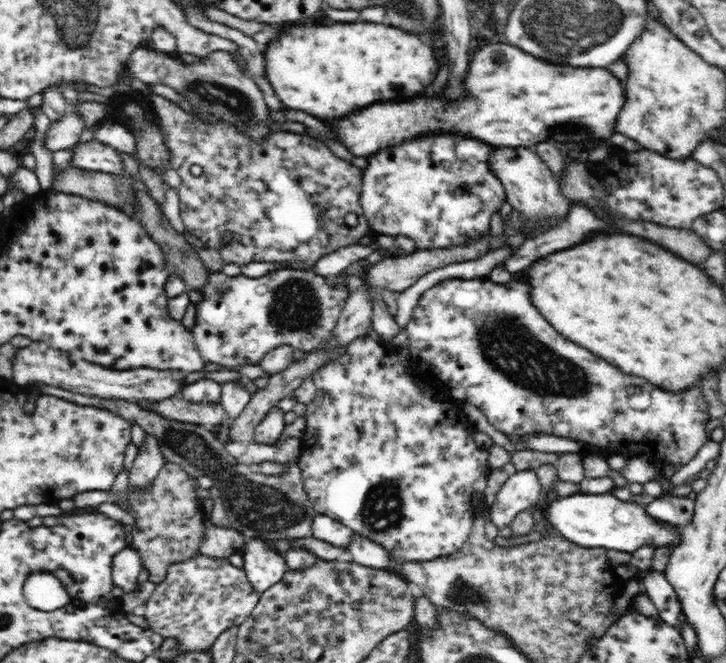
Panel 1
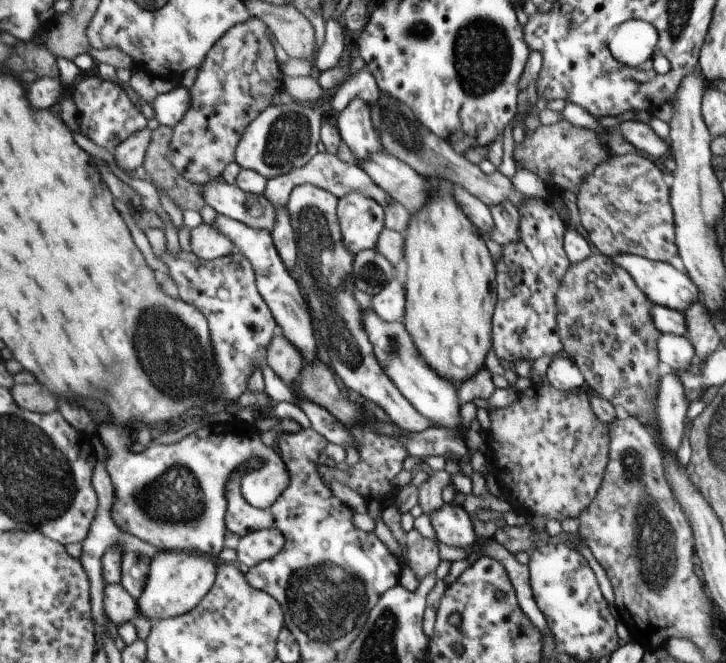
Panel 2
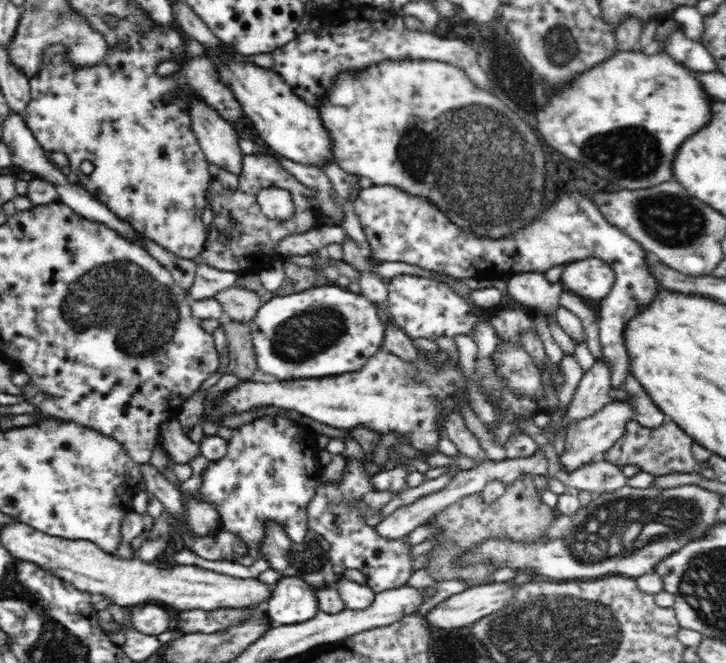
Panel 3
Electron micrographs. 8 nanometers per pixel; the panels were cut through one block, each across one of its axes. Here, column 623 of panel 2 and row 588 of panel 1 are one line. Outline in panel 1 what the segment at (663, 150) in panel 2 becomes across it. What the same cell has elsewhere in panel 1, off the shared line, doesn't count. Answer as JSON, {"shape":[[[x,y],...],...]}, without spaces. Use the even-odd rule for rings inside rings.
{"shape":[[[131,547],[120,550],[112,558],[112,576],[115,586],[120,586],[124,593],[132,592],[133,596],[140,588],[137,579],[142,568],[138,552]]]}

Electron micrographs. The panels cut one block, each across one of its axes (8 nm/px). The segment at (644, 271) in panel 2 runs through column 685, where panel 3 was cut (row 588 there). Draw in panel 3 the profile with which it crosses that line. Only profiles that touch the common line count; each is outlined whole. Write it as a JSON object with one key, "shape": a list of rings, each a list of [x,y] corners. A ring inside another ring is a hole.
{"shape":[[[281,577],[267,600],[271,627],[300,624],[318,614],[313,587],[298,577]]]}

